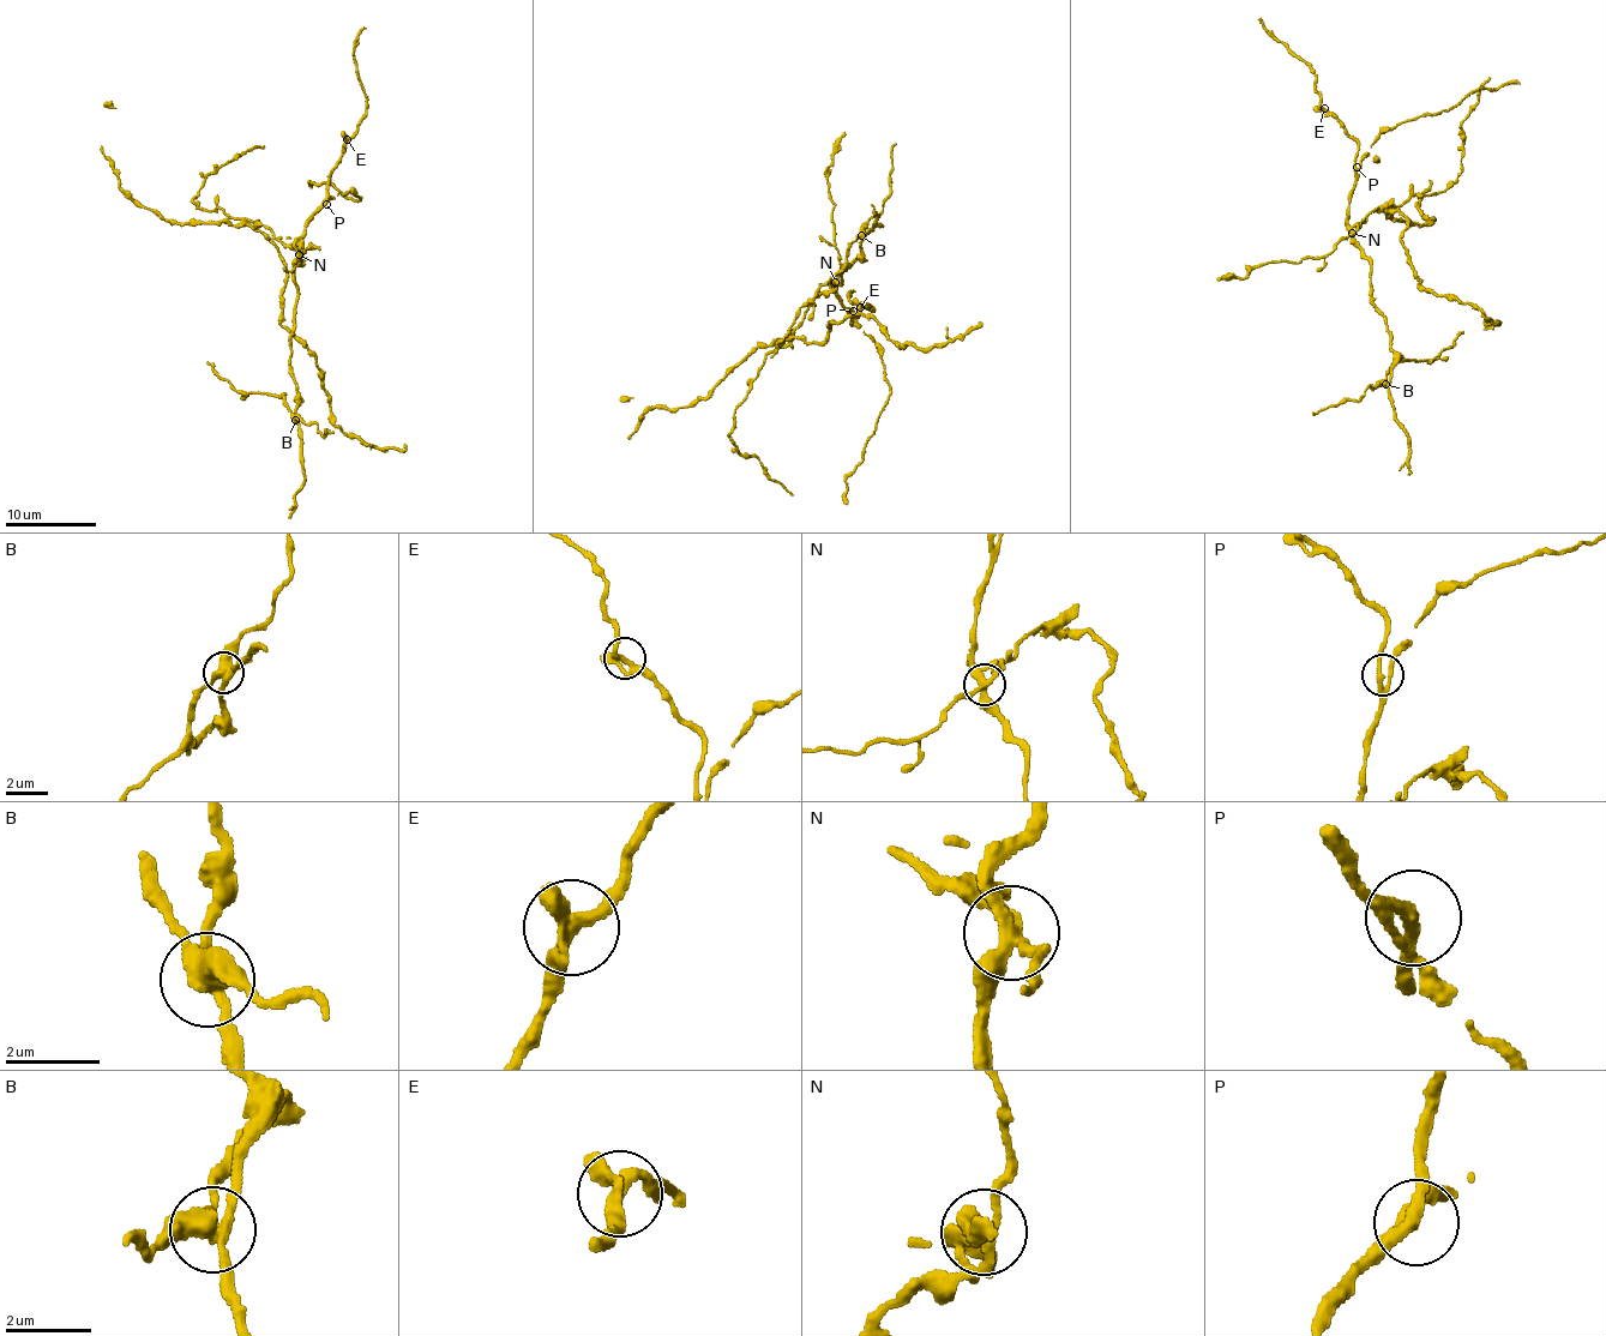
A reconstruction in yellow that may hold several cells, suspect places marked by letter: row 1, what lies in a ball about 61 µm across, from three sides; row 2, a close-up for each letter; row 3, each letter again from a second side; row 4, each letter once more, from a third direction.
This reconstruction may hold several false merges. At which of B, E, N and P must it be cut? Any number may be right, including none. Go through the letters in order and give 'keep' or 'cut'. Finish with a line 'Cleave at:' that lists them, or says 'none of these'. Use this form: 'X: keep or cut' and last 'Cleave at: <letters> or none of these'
B: cut
E: keep
N: cut
P: keep
Cleave at: B, N

